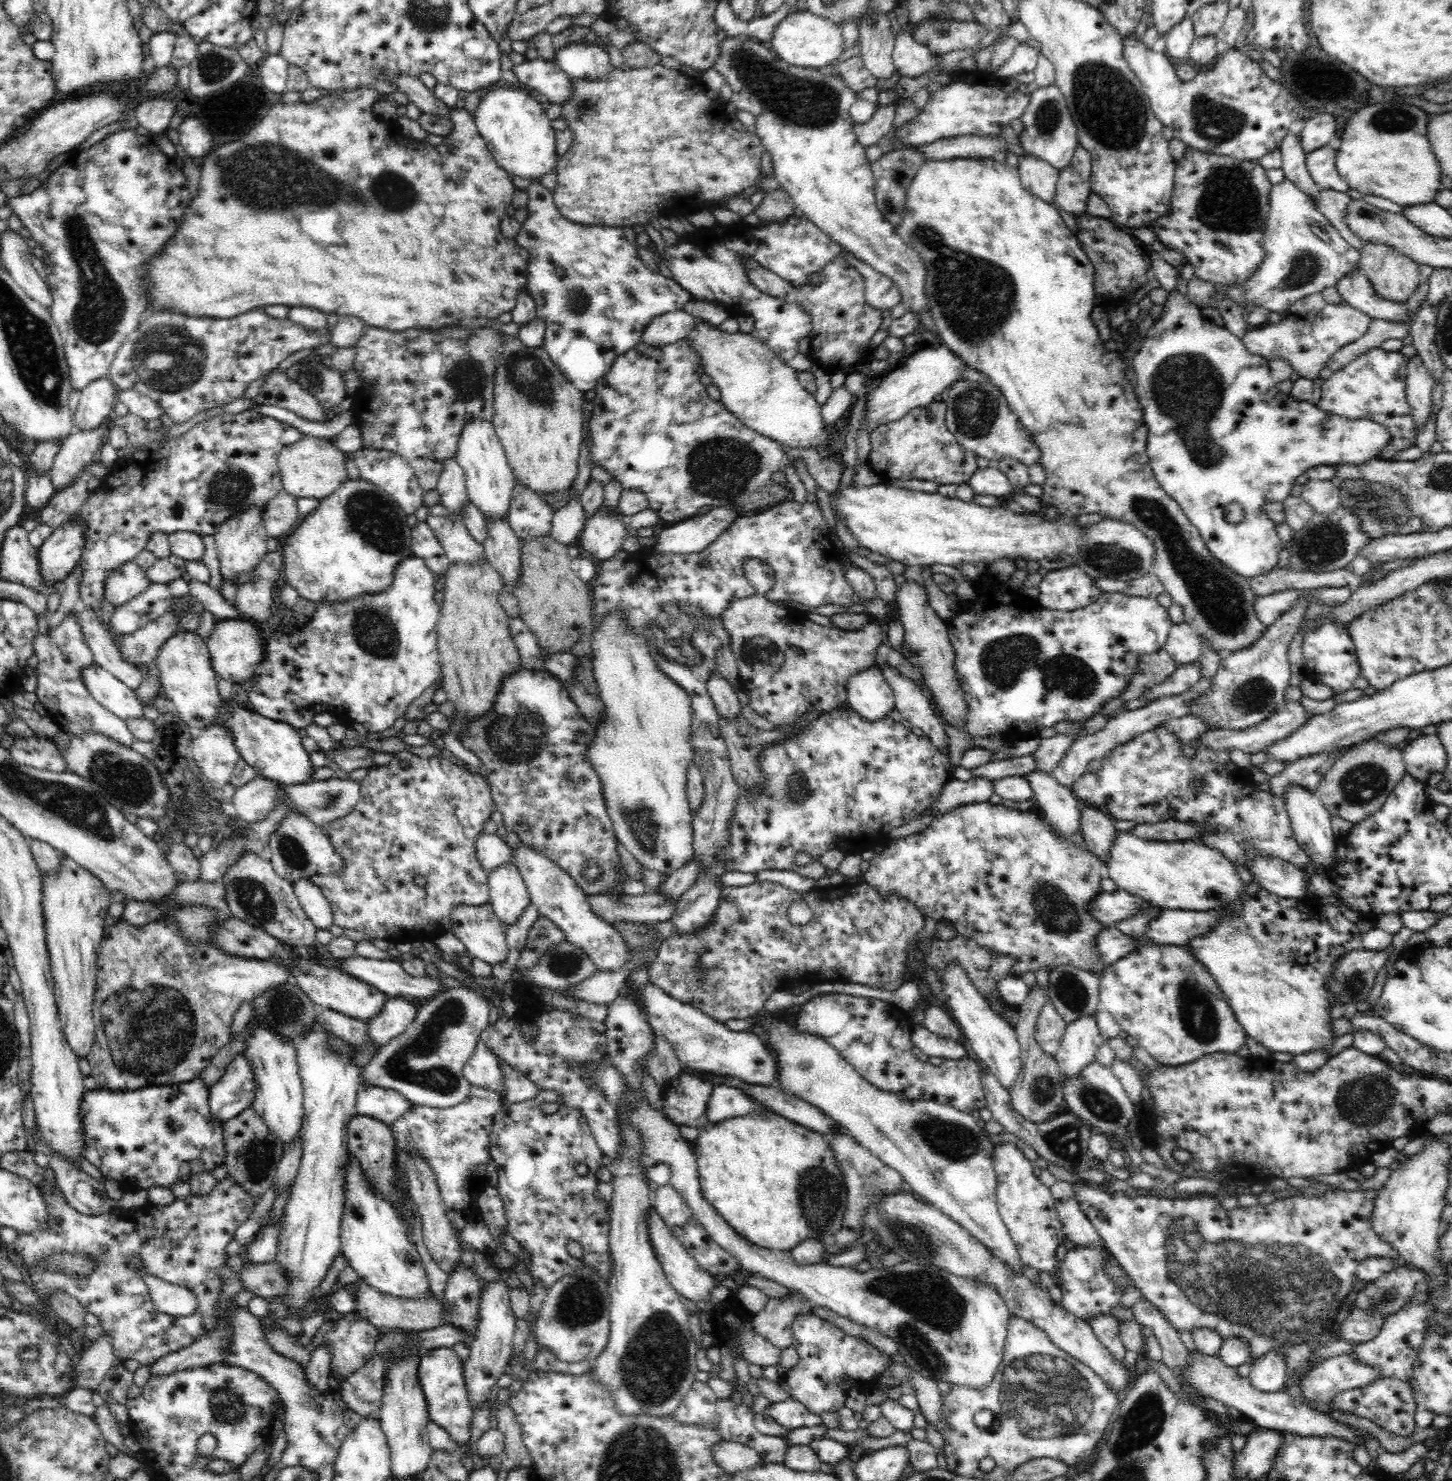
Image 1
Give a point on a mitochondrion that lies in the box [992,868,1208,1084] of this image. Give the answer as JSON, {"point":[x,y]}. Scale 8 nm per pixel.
{"point":[1054,909]}

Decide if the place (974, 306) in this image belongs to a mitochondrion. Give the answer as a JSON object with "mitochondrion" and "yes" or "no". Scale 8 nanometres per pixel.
{"mitochondrion":"yes"}

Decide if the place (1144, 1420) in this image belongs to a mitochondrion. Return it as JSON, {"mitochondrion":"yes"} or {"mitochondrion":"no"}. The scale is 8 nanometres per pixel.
{"mitochondrion":"yes"}

